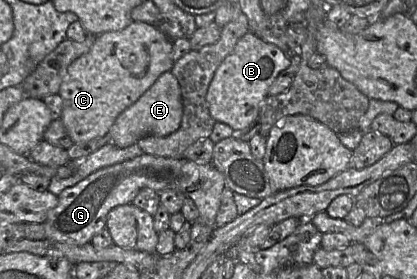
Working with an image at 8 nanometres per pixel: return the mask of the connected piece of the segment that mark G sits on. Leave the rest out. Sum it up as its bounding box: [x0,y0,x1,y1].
[44,153,225,245]

